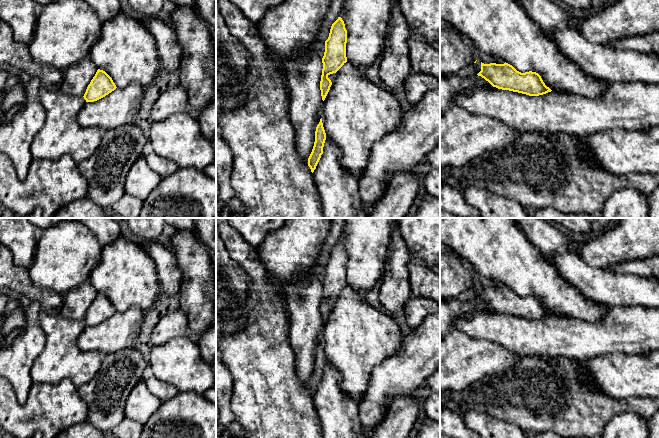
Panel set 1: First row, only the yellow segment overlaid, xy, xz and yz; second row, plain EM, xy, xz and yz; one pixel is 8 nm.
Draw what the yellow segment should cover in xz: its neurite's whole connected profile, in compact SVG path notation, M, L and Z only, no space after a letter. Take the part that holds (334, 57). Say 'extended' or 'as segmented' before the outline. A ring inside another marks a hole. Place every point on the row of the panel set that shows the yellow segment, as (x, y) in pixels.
extended; M344 0L339 17L332 24L329 37L325 41L320 81L323 101L332 85L328 78L330 74L336 73L347 61L365 74L365 70L382 54L394 5L398 5L398 0Z

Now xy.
extended; M98 69L84 94L85 105L77 115L82 127L98 127L103 132L136 122L145 89L138 83L131 83L124 88L117 88L112 78Z

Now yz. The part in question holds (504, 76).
extended; M484 64L477 74L488 81L491 88L476 88L471 94L455 95L453 104L475 116L500 121L521 133L567 133L585 137L603 130L646 131L659 126L659 83L611 83L608 90L595 98L552 91L536 72L521 73L512 65Z

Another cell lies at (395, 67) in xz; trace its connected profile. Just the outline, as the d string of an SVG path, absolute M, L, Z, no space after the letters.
M394 5L389 19L387 39L379 66L379 77L389 88L403 87L412 68L408 40L410 28L398 5Z

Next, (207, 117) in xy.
M216 95L212 101L199 112L197 120L204 136L210 141L216 134Z

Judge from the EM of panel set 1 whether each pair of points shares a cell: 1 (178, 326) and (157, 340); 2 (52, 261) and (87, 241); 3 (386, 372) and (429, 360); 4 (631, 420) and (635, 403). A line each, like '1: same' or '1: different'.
1: same
2: same
3: same
4: different

